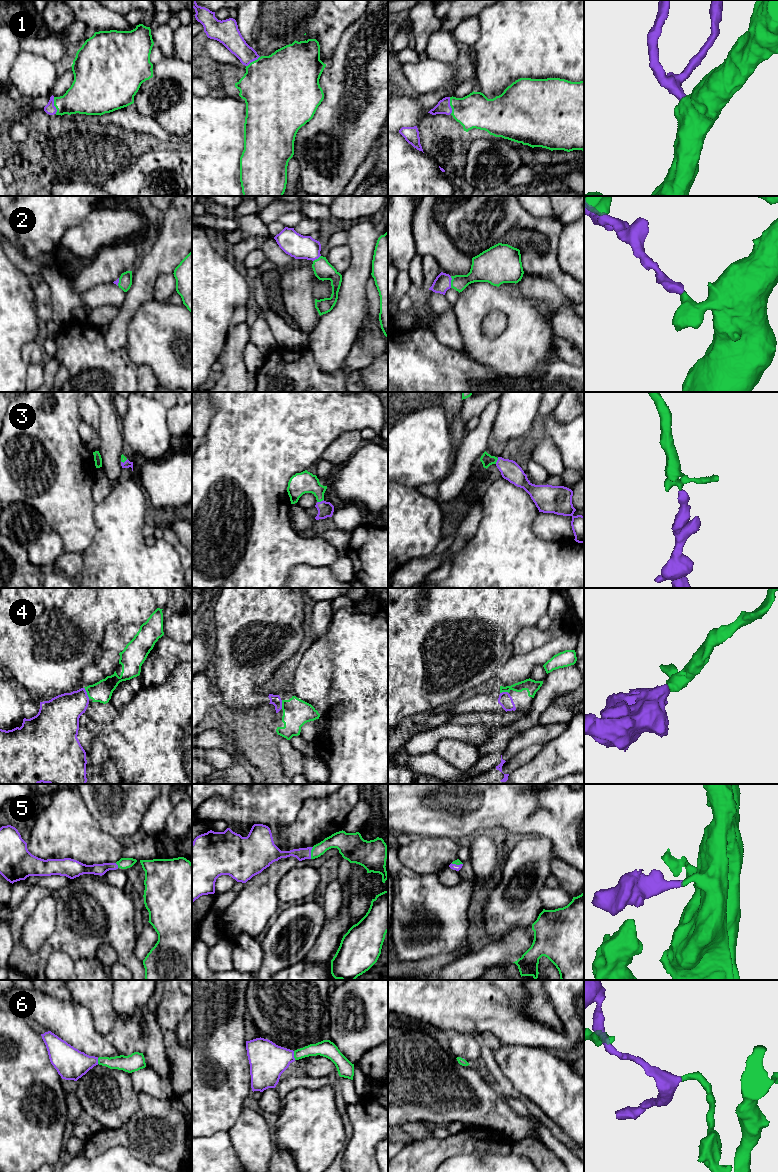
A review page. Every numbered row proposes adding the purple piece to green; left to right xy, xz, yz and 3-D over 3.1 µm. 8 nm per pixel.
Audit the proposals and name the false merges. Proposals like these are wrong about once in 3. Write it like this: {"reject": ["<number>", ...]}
{"reject": []}

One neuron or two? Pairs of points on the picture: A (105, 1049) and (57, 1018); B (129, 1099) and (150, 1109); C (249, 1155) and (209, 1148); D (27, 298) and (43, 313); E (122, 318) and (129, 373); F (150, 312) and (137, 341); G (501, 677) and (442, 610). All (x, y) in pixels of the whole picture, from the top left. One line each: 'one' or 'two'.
A: one
B: two
C: two
D: two
E: two
F: one
G: two

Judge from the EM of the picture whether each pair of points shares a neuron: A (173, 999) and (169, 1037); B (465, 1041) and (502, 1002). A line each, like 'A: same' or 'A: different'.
A: same
B: different

